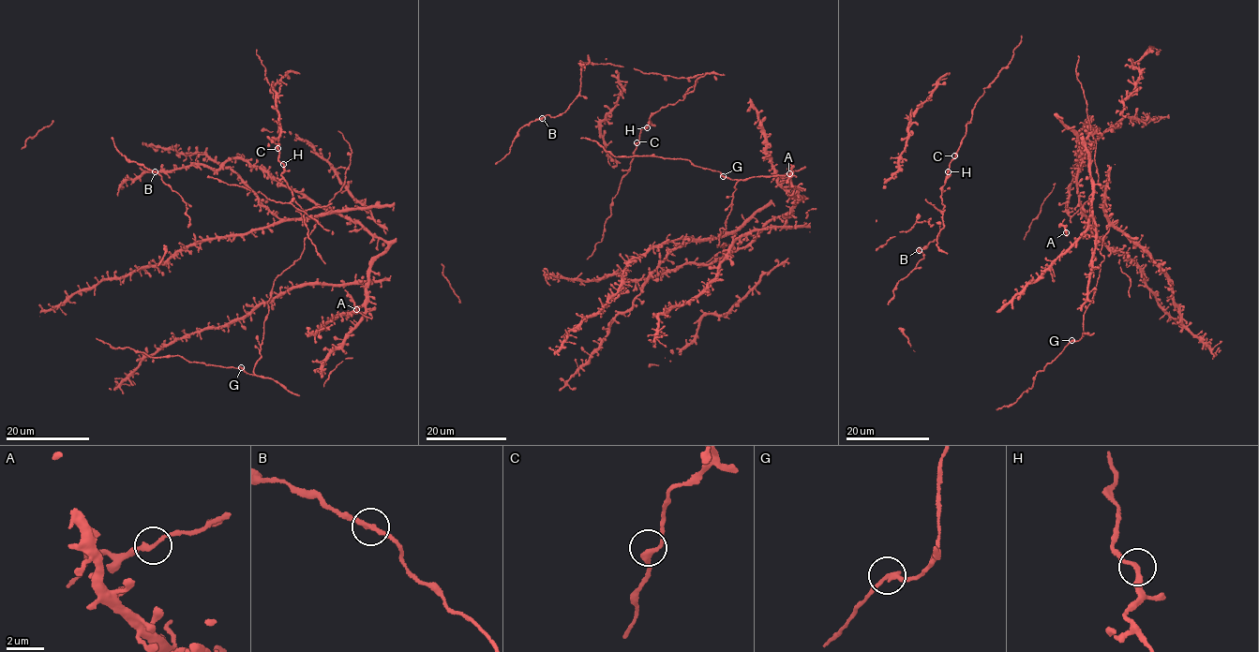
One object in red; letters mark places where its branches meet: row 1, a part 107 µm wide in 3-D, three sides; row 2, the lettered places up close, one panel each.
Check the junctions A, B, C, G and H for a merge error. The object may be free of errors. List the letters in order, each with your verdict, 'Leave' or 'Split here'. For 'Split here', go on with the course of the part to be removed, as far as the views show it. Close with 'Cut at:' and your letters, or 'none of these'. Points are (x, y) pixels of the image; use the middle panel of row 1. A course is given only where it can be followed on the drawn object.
A: Leave
B: Leave
C: Leave
G: Leave
H: Leave
Cut at: none of these

